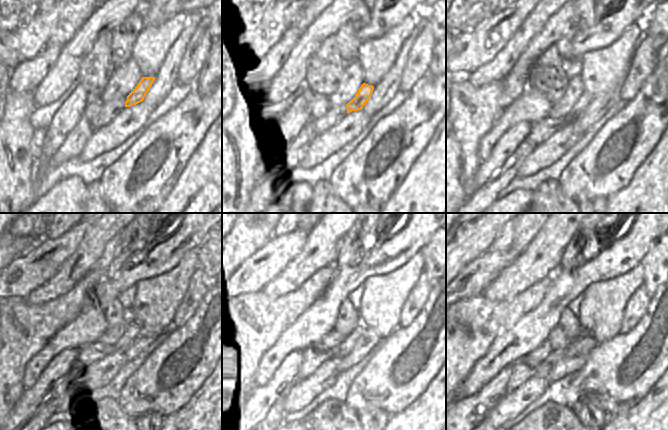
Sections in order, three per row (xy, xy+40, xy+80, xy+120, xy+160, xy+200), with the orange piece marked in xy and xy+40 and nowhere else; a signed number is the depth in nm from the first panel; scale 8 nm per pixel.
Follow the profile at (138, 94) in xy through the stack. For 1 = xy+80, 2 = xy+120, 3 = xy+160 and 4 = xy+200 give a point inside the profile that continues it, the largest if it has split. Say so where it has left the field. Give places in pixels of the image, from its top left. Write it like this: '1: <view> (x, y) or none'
1: xy+80 (581, 104)
2: xy+120 (133, 328)
3: xy+160 (345, 347)
4: xy+200 (543, 370)

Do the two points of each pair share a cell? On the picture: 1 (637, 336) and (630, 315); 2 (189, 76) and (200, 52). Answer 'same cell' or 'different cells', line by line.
1: different cells
2: same cell

